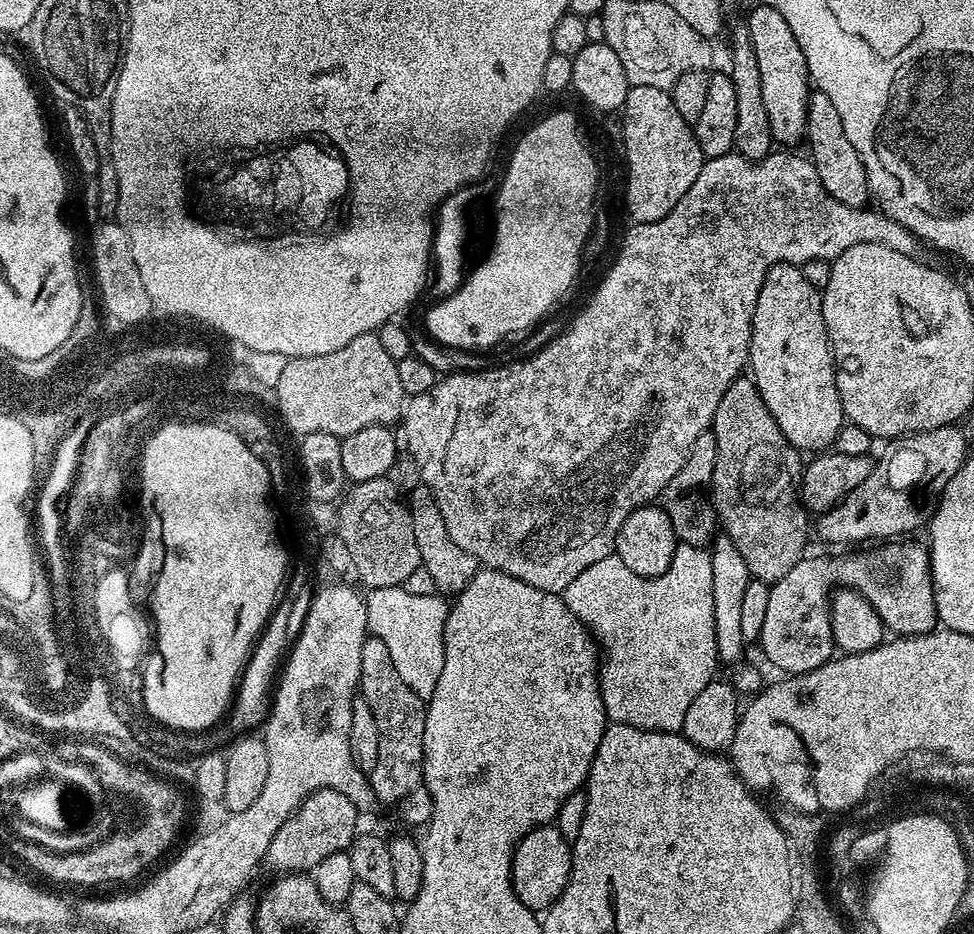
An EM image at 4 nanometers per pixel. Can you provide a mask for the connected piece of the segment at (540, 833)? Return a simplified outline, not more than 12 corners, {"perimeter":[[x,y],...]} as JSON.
{"perimeter":[[554,826],[512,855],[517,898],[540,914],[566,890],[572,845]]}

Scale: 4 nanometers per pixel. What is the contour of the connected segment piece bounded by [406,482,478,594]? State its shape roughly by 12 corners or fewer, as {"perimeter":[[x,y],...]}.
{"perimeter":[[430,485],[406,507],[423,575],[459,594],[478,562],[446,530]]}

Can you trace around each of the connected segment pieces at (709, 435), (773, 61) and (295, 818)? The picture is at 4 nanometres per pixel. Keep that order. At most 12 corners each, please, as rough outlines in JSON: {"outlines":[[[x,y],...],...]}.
{"outlines":[[[698,434],[663,490],[679,543],[718,535],[712,483],[718,442]],[[766,2],[746,17],[773,141],[805,139],[810,77]],[[319,788],[274,834],[264,860],[308,874],[347,852],[358,813]]]}

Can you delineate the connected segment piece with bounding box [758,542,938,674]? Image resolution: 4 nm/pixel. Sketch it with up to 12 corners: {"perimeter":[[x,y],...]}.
{"perimeter":[[890,542],[805,555],[770,587],[758,647],[781,673],[833,659],[832,593],[889,633],[937,627],[932,558]]}

